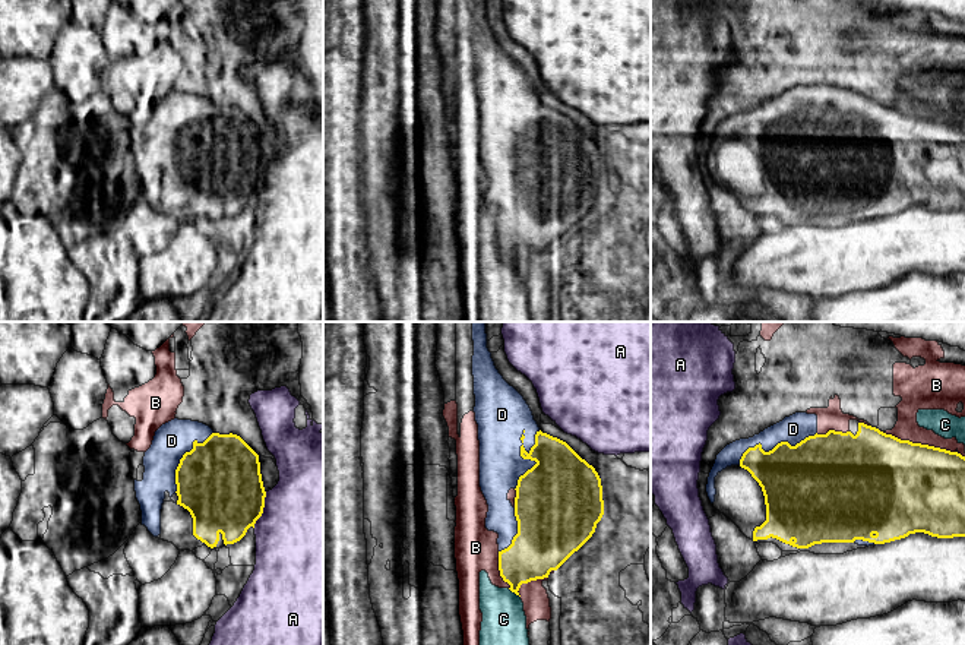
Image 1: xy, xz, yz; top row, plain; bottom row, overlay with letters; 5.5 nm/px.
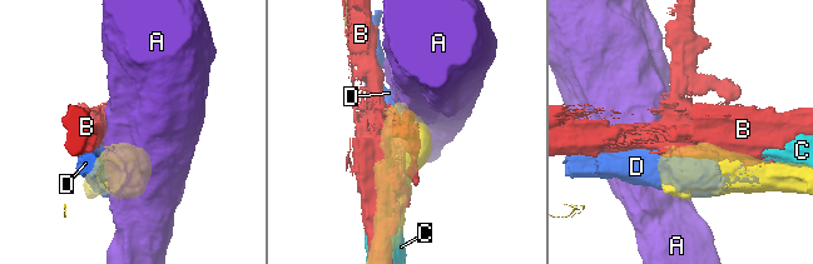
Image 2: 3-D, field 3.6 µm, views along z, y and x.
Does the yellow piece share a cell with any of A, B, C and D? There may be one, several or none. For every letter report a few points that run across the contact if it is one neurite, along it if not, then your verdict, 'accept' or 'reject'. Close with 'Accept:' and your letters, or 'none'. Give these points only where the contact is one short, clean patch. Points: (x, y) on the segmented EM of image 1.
A: xy (266, 492), (263, 512), (253, 527) | reject
B: reject
C: reject
D: accept
Accept: D

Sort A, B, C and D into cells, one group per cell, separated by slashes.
A / B C / D

